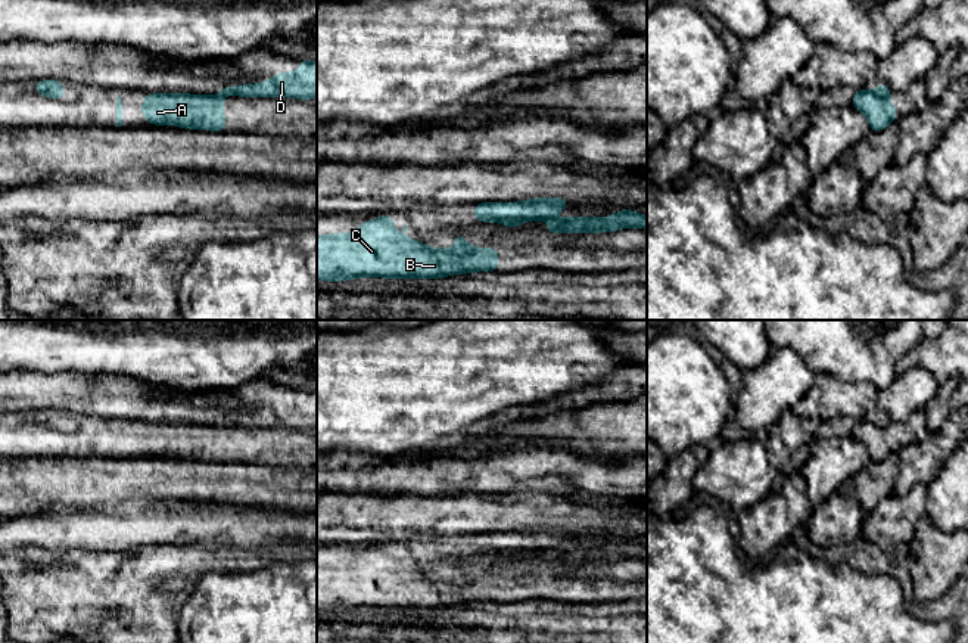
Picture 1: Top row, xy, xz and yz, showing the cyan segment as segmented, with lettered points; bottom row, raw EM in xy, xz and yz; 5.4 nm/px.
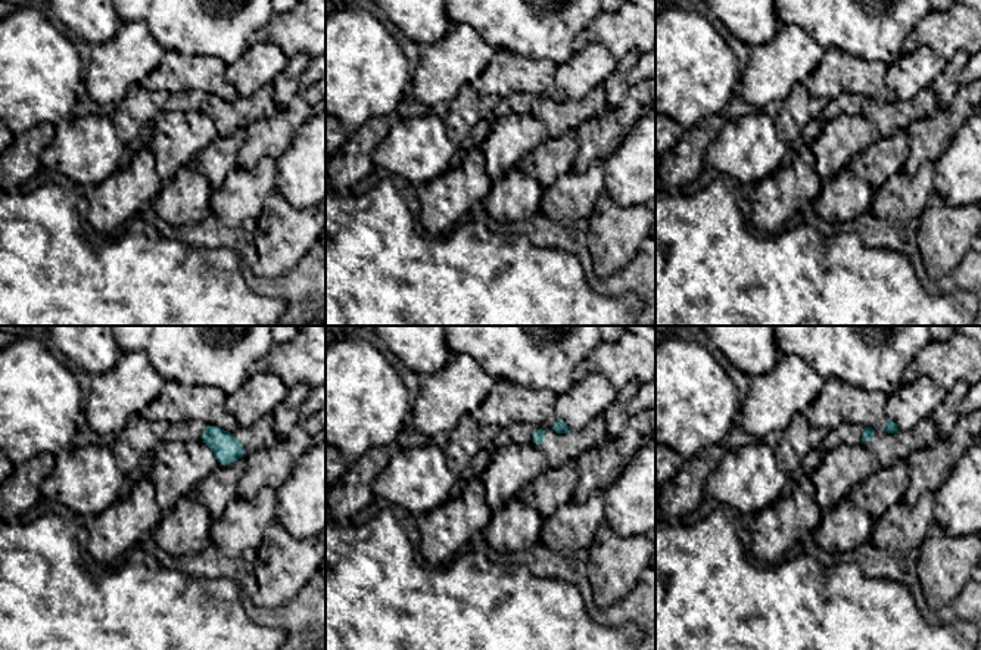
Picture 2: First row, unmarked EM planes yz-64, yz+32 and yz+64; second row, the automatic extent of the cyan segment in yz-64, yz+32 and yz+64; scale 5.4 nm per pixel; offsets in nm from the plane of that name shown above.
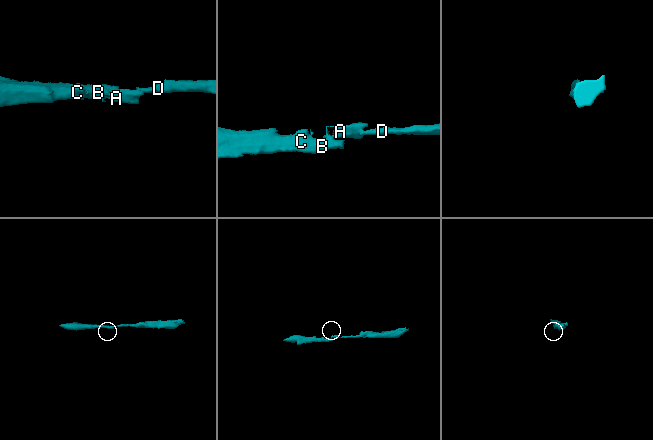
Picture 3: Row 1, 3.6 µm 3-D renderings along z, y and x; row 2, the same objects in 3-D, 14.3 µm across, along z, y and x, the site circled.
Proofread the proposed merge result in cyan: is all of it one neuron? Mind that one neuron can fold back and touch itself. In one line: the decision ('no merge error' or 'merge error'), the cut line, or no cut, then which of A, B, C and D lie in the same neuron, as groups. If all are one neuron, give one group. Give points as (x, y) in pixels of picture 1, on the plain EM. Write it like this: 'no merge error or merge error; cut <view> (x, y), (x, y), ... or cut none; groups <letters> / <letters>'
merge error; cut yz (871, 422), (887, 429); groups A B C / D

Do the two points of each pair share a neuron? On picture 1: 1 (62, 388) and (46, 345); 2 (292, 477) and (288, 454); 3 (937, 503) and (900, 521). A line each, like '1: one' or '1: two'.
1: two
2: two
3: two

